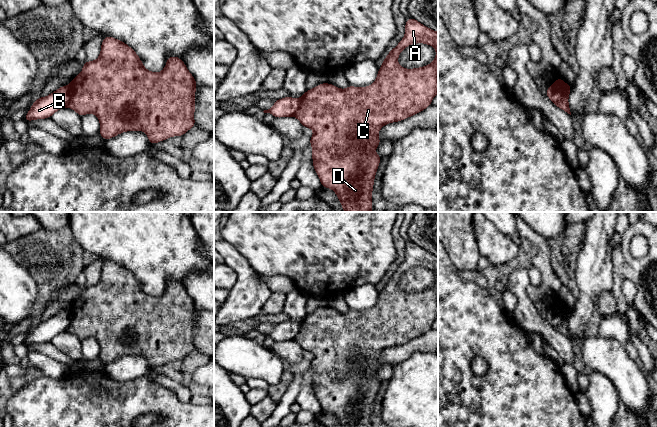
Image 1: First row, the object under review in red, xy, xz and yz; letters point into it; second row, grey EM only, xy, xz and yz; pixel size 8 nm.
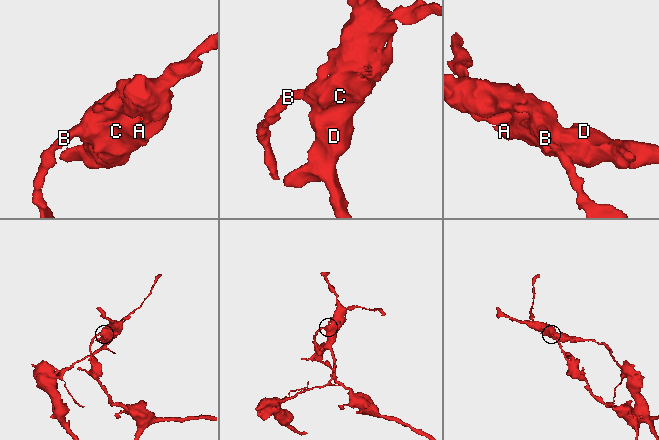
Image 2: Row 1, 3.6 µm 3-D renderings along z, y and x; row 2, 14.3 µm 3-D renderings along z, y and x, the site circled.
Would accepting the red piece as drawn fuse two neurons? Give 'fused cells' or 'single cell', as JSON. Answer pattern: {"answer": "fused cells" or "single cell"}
{"answer": "fused cells"}

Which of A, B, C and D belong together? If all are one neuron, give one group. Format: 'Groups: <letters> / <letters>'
Groups: A C D / B

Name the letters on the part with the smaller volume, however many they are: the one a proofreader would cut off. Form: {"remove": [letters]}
{"remove": ["A", "C", "D"]}

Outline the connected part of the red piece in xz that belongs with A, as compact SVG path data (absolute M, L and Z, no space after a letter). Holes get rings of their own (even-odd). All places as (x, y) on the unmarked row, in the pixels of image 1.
M410 241L406 244L405 248L405 259L404 262L398 267L398 269L393 272L389 278L384 282L382 290L378 293L378 298L375 306L367 311L354 311L349 309L347 313L339 313L338 311L327 307L319 308L313 313L306 314L304 319L300 322L300 327L297 335L294 337L294 341L296 341L302 348L303 351L308 351L314 355L313 360L310 362L309 367L312 369L312 383L313 383L313 391L321 405L321 410L329 413L333 413L338 421L340 427L372 427L372 415L374 409L374 402L376 400L377 392L382 383L381 380L376 378L374 374L381 367L378 356L379 354L386 348L392 346L402 345L405 342L412 341L415 338L425 334L431 328L433 321L438 317L438 256L431 254L430 252L424 250L414 242ZM416 267L424 267L430 270L433 270L436 273L436 281L434 285L426 290L420 292L406 293L401 291L397 283L404 272L409 269Z

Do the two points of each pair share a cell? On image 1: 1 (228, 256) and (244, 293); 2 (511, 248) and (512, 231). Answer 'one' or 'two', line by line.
1: one
2: two

